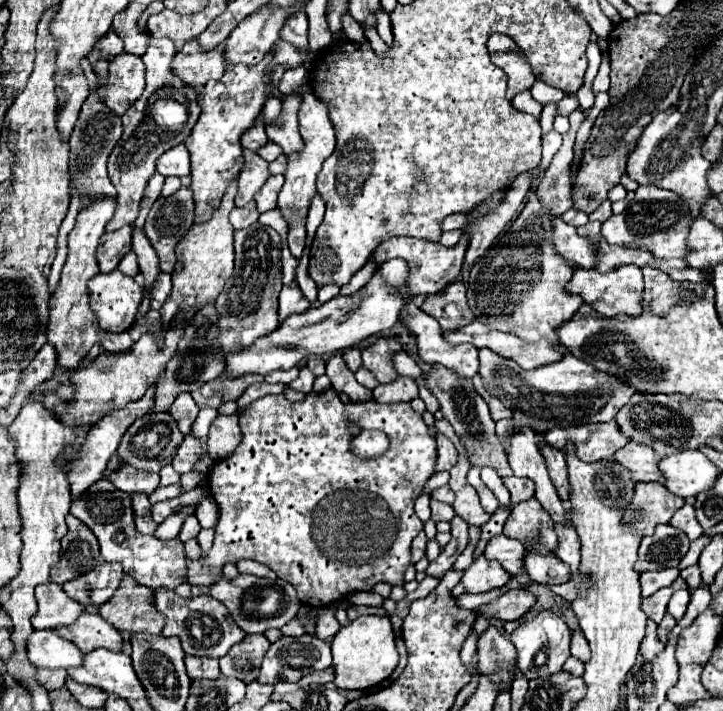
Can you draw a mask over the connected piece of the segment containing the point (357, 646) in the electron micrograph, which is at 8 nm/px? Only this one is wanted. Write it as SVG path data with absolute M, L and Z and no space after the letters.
M362 615L340 631L332 639L332 657L334 657L334 683L340 689L370 689L392 675L398 665L398 651L394 645L394 633L388 617L380 615Z

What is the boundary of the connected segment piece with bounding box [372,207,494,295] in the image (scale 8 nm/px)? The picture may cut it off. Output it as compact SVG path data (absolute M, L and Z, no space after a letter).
M478 207L474 211L468 213L468 223L462 227L462 237L458 241L458 245L454 247L444 247L436 241L428 241L428 239L416 239L416 237L394 237L394 239L388 239L384 243L378 245L378 249L374 251L374 261L376 265L382 265L384 261L392 259L392 257L402 257L408 261L410 265L410 291L416 293L416 295L434 295L434 293L440 293L446 285L450 285L458 275L460 275L460 269L462 269L462 261L464 261L464 255L466 255L466 249L468 249L468 243L470 243L470 227L474 225L474 221L482 215L488 215L492 213L494 209L492 207Z

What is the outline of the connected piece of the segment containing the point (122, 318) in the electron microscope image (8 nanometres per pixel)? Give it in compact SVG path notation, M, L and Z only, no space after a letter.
M114 269L112 273L98 273L88 281L90 307L98 315L98 325L108 333L128 331L136 319L144 287Z

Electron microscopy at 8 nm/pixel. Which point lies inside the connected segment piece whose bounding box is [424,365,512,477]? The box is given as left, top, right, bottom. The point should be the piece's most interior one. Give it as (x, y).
(467, 411)

